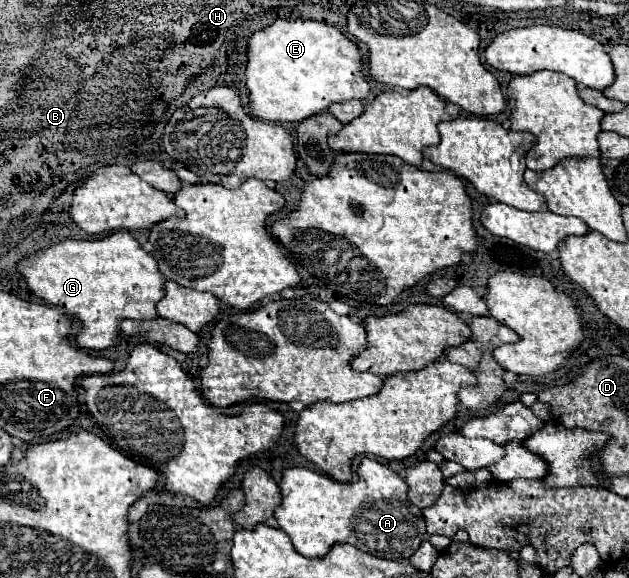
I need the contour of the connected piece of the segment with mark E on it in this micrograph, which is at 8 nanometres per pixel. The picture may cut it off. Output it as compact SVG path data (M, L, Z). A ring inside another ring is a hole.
M276 20L272 26L258 30L250 42L248 42L248 66L246 66L246 88L250 90L250 114L254 118L260 120L268 120L268 122L302 122L314 114L322 114L326 112L334 102L346 102L346 100L364 100L370 94L370 84L366 80L364 70L364 58L360 54L360 48L356 42L352 42L350 38L346 38L338 28L328 26L324 22L316 22L316 20Z

